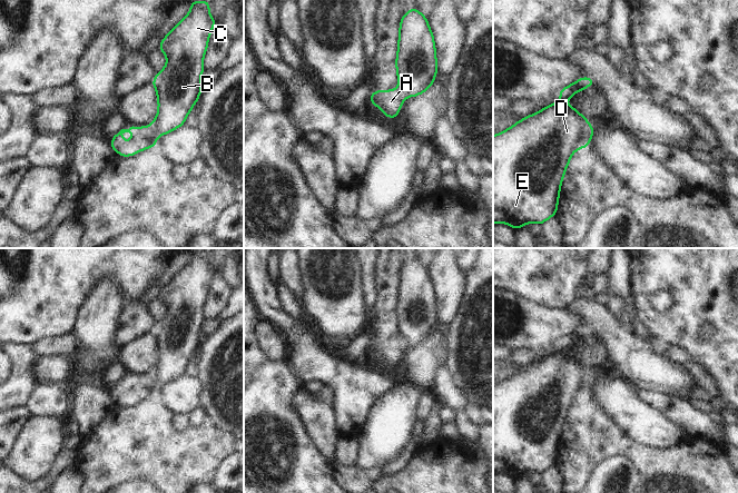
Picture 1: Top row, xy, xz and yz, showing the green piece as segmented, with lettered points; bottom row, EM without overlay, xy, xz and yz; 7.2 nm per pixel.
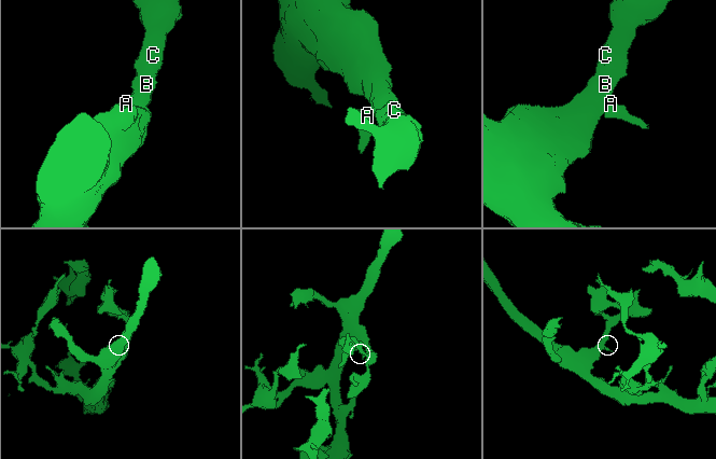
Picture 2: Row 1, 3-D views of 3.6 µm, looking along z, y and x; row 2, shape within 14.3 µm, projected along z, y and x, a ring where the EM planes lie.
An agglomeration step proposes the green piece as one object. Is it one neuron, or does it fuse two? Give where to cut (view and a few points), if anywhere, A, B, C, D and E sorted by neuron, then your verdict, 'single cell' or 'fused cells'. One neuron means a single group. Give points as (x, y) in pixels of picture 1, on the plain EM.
yz (590, 374), (586, 377), (582, 395) | A / B C D E | fused cells

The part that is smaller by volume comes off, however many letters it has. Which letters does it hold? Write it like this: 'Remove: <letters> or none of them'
Remove: A

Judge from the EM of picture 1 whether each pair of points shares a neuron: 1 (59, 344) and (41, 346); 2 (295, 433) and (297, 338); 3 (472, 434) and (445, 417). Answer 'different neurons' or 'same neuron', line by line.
1: same neuron
2: different neurons
3: different neurons

